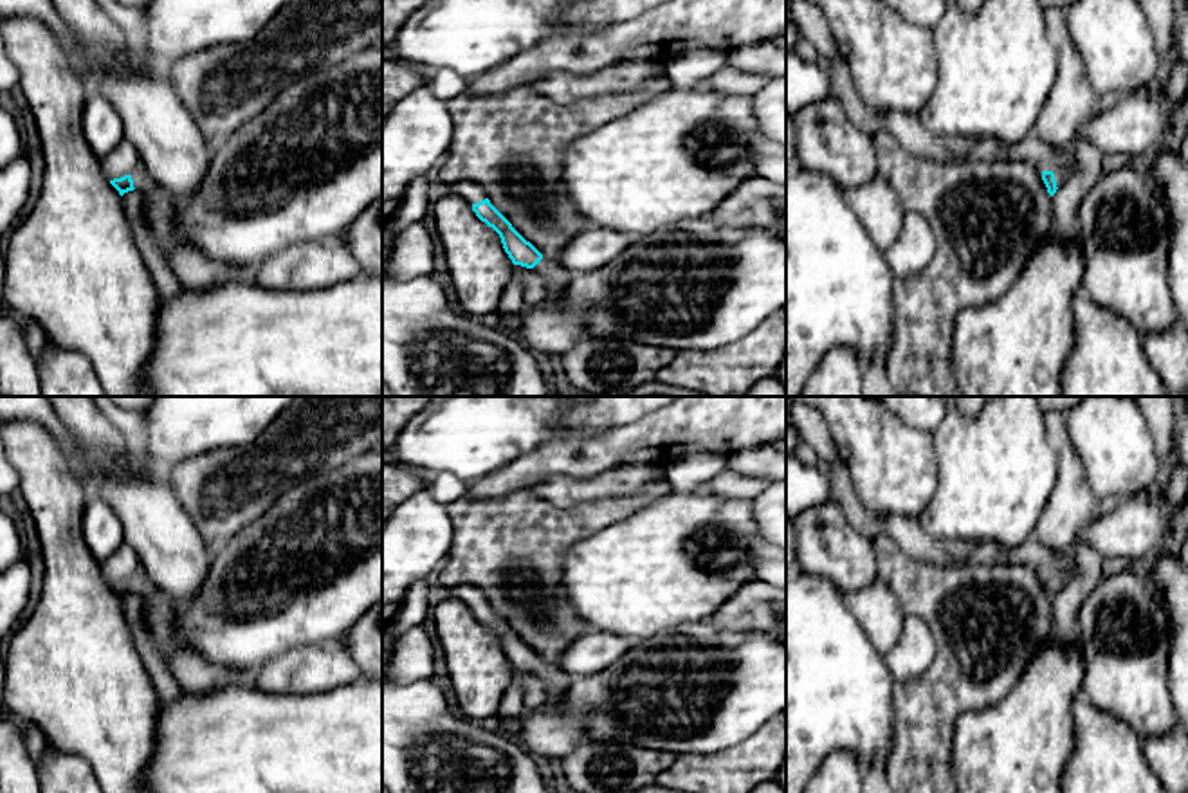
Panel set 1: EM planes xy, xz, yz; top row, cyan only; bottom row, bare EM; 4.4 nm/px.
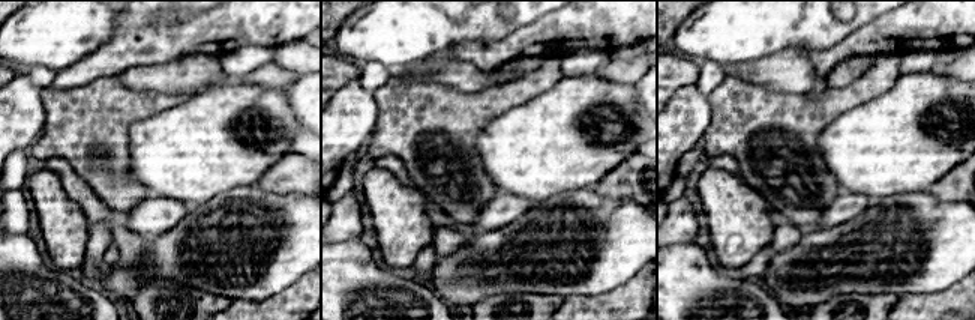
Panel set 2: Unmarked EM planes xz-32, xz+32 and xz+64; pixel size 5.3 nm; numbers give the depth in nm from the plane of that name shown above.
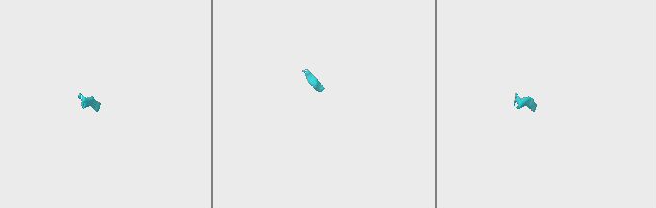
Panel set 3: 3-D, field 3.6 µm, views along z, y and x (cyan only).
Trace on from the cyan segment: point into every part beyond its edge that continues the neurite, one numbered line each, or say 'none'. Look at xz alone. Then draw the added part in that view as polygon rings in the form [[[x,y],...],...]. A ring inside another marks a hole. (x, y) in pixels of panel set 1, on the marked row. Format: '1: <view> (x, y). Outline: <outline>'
1: xz (473, 193). Outline: [[[474,182],[451,184],[451,195],[467,200],[471,205],[487,198],[485,191]]]
2: xz (556, 278). Outline: [[[543,258],[534,267],[546,283],[546,297],[559,297],[570,285],[571,274],[557,261]]]

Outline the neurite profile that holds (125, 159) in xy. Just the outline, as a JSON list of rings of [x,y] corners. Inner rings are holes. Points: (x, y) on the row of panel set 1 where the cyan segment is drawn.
[[[126,139],[112,153],[101,159],[103,173],[110,180],[132,175],[139,166],[139,153],[135,146]]]

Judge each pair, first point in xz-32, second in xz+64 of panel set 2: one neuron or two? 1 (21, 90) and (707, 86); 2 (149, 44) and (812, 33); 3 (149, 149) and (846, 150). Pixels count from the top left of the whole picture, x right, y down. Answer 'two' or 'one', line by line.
1: two
2: two
3: one

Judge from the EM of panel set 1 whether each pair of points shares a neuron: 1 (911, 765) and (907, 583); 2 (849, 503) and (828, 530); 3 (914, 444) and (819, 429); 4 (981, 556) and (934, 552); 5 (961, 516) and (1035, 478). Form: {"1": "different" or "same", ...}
{"1": "same", "2": "different", "3": "different", "4": "same", "5": "same"}

